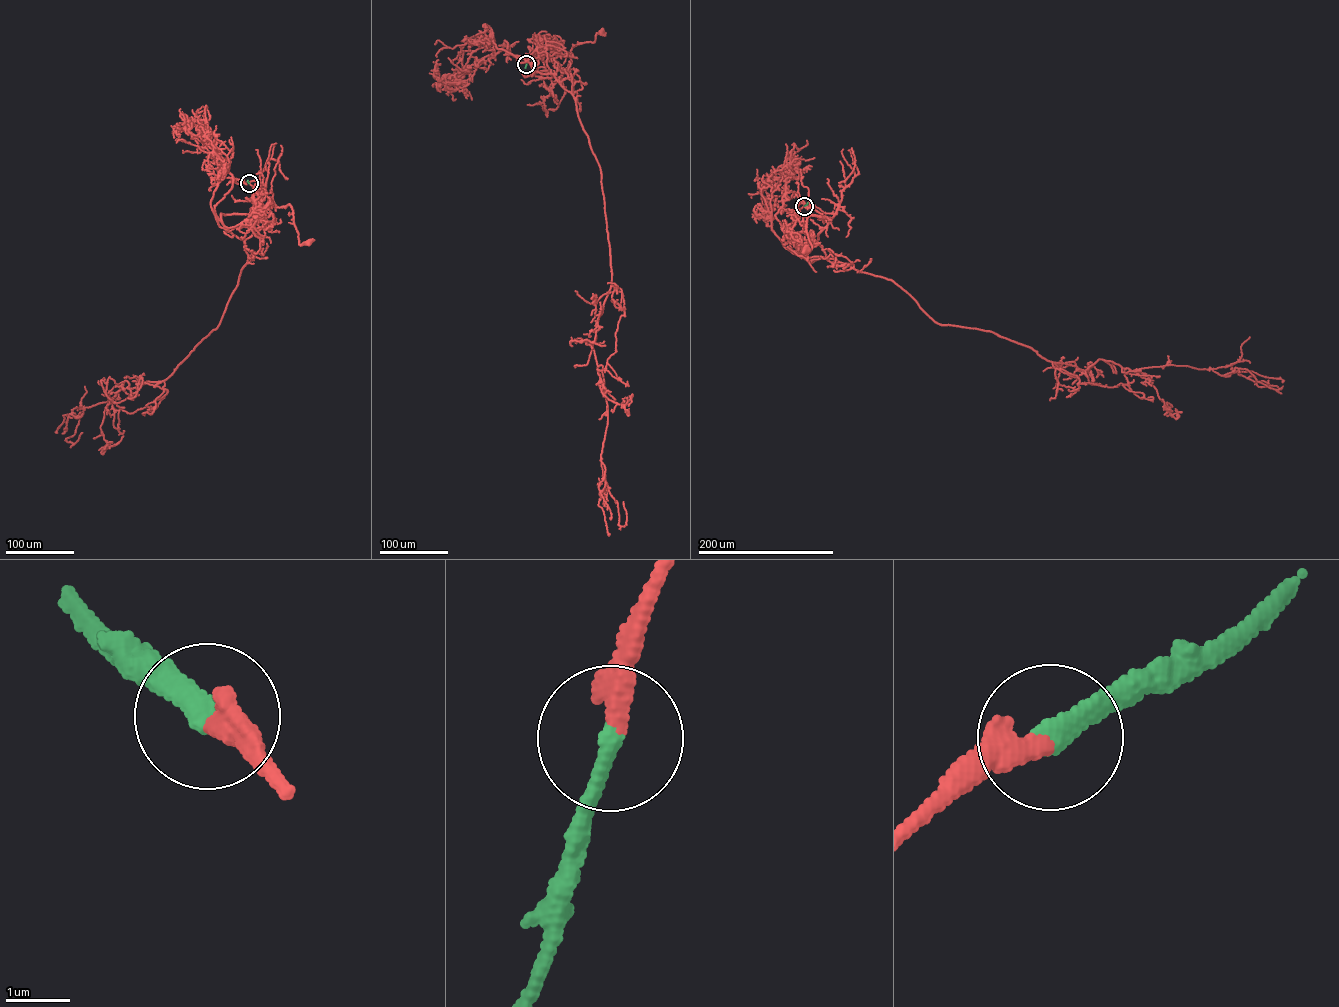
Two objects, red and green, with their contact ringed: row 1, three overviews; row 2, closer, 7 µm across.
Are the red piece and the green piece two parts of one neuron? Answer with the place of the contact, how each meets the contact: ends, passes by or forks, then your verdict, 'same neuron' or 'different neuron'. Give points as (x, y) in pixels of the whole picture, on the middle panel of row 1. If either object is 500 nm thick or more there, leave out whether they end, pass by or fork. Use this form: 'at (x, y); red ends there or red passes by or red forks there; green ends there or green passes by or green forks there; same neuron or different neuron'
at (526, 64); red ends there; green ends there; same neuron

